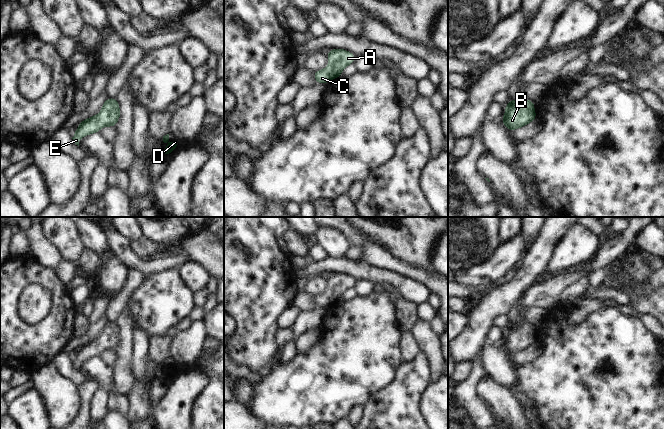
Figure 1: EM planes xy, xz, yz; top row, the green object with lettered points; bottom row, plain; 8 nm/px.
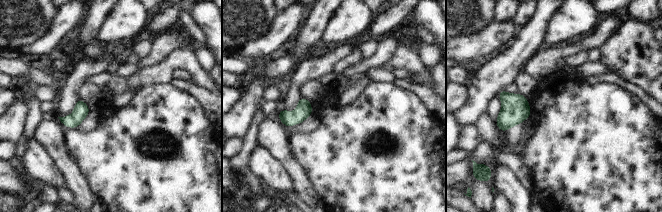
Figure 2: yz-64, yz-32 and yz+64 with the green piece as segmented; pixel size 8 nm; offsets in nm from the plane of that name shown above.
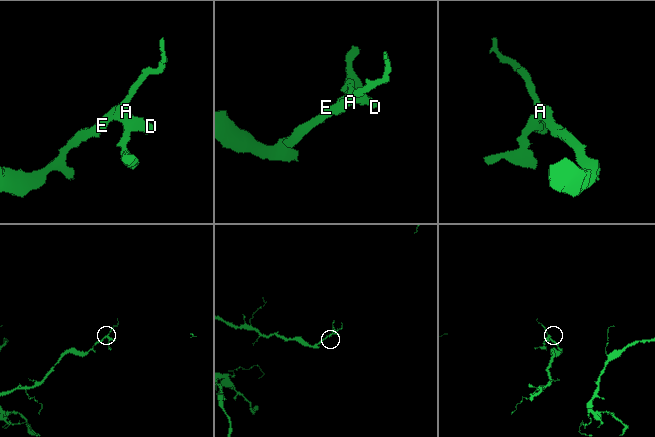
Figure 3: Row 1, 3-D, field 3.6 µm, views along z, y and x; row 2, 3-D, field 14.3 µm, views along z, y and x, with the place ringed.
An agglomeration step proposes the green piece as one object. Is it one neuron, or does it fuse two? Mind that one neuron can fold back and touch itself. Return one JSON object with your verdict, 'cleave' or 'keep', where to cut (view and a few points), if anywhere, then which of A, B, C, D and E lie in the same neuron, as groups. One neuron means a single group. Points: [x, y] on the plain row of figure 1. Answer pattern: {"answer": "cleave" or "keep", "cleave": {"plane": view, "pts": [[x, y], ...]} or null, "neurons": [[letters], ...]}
{"answer": "keep", "cleave": null, "neurons": [["A", "B", "C", "D", "E"]]}

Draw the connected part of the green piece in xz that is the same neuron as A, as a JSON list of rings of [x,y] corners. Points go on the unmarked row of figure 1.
[[[333,273],[327,275],[327,280],[329,283],[329,290],[313,297],[314,303],[321,308],[326,308],[331,303],[341,301],[343,293],[347,289],[353,288],[356,283],[352,277],[344,273]]]

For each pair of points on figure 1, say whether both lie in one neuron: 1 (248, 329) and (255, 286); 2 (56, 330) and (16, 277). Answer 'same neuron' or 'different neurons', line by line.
1: same neuron
2: same neuron

